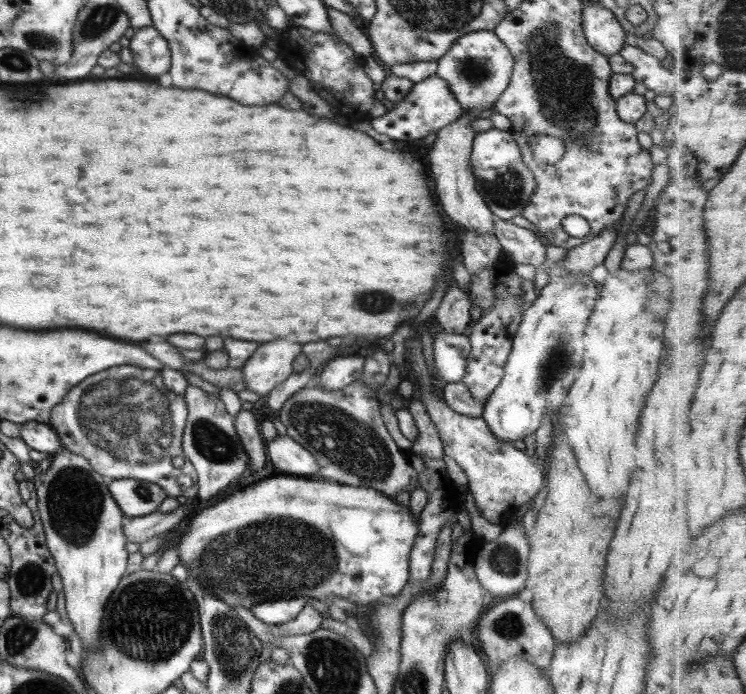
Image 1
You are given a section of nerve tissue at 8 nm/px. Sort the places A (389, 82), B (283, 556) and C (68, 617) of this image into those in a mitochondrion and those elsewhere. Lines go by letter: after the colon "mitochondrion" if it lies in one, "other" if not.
A: other
B: mitochondrion
C: other

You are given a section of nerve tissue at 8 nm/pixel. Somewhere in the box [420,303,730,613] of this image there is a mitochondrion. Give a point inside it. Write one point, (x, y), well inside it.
(557, 363)

